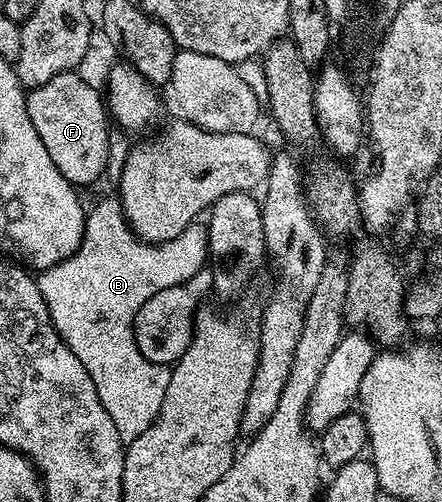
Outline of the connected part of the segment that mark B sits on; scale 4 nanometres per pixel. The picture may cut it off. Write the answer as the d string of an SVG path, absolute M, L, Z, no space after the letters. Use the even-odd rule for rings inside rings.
M110 194L97 200L86 211L85 233L79 250L63 262L40 269L35 279L55 330L65 345L79 358L83 370L95 382L95 394L103 402L103 410L111 414L122 445L128 446L155 422L167 385L171 383L172 367L152 364L137 348L133 339L133 317L143 302L159 290L188 284L209 260L209 229L194 222L175 238L162 244L140 240L125 221L121 201Z

